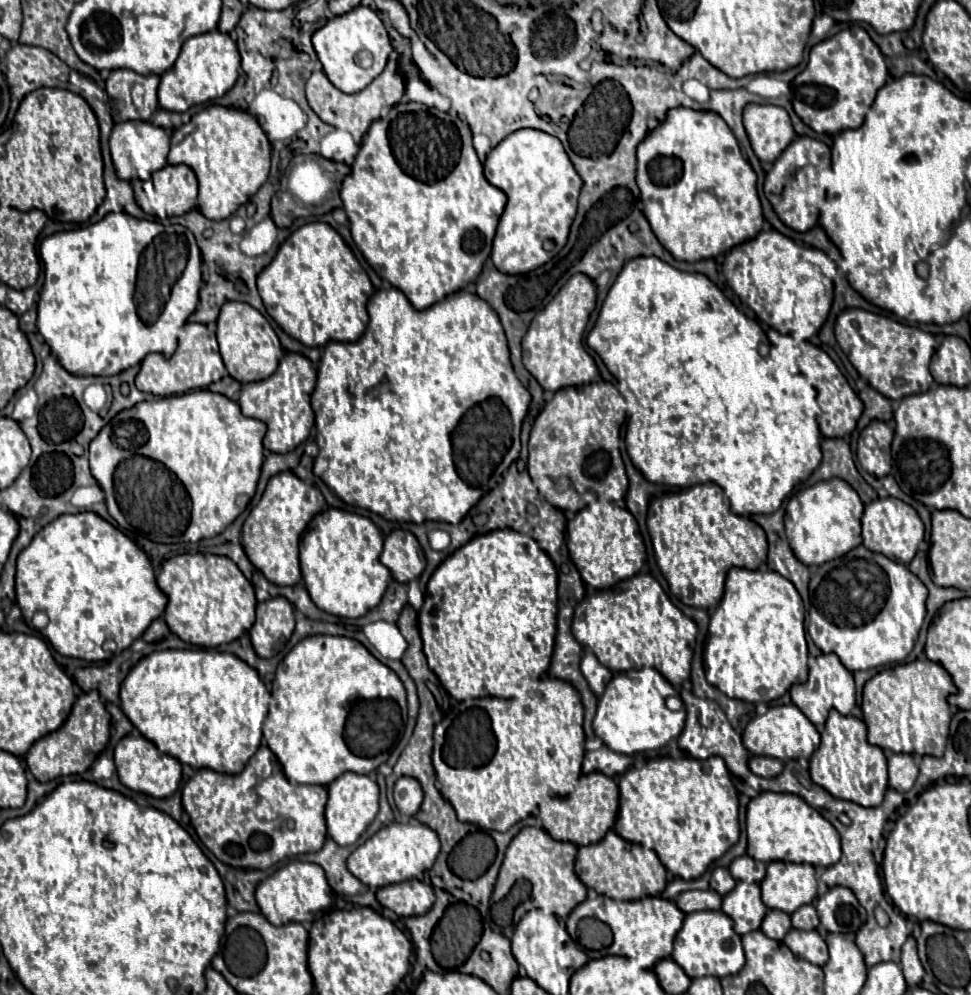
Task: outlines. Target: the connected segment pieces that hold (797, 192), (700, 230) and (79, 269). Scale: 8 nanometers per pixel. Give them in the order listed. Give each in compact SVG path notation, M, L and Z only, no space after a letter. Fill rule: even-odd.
M798 136L784 152L782 156L772 164L772 168L766 174L764 182L764 194L770 200L774 212L778 218L796 232L808 232L818 222L818 198L824 196L816 188L816 174L818 170L830 166L830 148L814 138Z
M674 108L666 122L652 130L638 146L638 188L642 192L644 216L660 244L676 258L698 262L730 252L730 248L752 240L764 224L762 206L756 192L756 174L742 158L740 146L724 120L712 112Z
M108 214L104 216L104 220L96 224L70 232L58 232L44 238L40 242L40 260L44 264L44 288L38 300L36 328L42 334L44 342L50 346L52 354L62 364L62 368L68 370L72 376L114 376L130 366L140 364L144 356L150 352L158 352L164 358L172 356L174 350L166 348L176 346L176 336L178 336L176 332L194 312L198 304L198 288L202 286L202 270L200 270L202 256L192 232L188 232L184 226L178 224L166 226L150 220L136 220L124 214ZM148 256L154 256L152 284L154 280L176 280L170 288L168 300L164 302L154 322L140 320L138 306L134 300L140 264L146 262Z

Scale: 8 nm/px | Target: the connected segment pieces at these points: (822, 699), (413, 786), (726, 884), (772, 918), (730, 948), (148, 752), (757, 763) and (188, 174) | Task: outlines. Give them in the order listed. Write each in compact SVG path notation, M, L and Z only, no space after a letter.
M822 654L818 656L814 662L810 660L810 674L808 674L808 682L804 684L796 684L790 688L790 696L794 706L818 728L824 728L824 722L828 718L828 712L832 708L836 708L840 714L848 716L850 710L856 704L856 692L854 692L854 678L852 674L840 664L836 654Z
M410 776L398 778L396 786L394 786L394 802L396 802L402 816L408 816L408 818L414 816L418 812L418 808L422 806L420 784Z
M716 868L716 870L712 872L710 888L716 890L720 896L726 896L734 886L736 886L736 880L730 876L730 872L728 872L726 868Z
M768 910L760 930L772 938L772 940L778 940L782 942L784 936L792 930L792 924L790 924L790 916L786 912L780 912L780 910Z
M720 910L686 914L684 926L676 934L674 942L676 942L676 956L672 952L672 960L676 960L676 964L680 964L690 978L700 978L700 976L724 978L738 974L746 964L740 936L736 936L732 920L728 920L728 916L724 916Z
M126 736L118 742L116 750L114 750L114 762L116 762L116 772L118 778L124 786L128 786L134 792L146 794L146 796L154 796L154 798L168 798L172 796L182 780L182 766L176 758L160 752L150 740L146 740L144 736Z
M750 756L750 770L762 778L776 778L784 770L784 764L768 756Z
M166 166L158 172L154 172L147 181L135 179L131 181L136 202L147 214L156 218L172 218L182 216L196 208L196 196L198 196L198 180L196 174L188 166Z

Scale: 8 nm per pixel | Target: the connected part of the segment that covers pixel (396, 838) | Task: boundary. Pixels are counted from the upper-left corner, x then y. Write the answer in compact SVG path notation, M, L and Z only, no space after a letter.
M390 824L382 828L378 834L374 834L370 840L366 840L360 848L356 848L348 858L348 870L362 880L366 886L380 888L412 878L420 878L426 870L432 868L436 856L440 852L440 840L436 832L432 832L428 826L418 824Z

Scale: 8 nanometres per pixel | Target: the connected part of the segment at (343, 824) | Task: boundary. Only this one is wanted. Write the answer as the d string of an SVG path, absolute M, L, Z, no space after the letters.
M344 772L328 786L328 804L326 804L326 826L330 838L340 846L354 844L370 822L378 814L378 784L362 774Z

